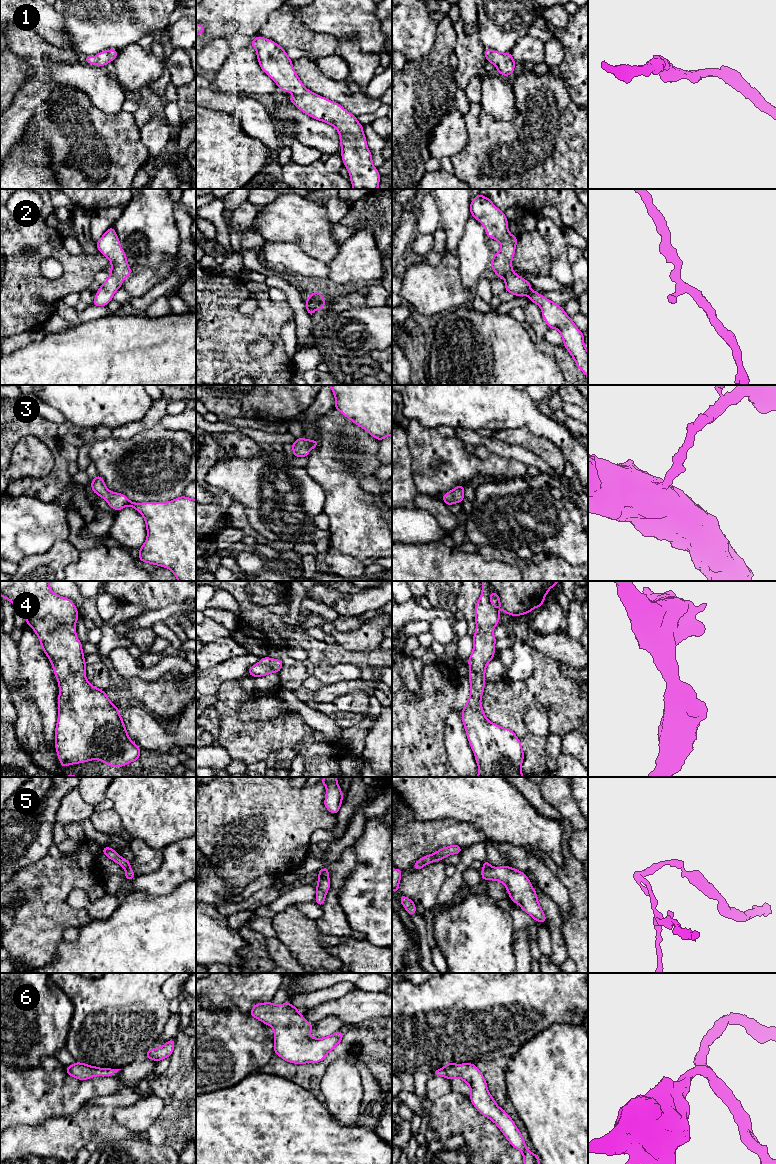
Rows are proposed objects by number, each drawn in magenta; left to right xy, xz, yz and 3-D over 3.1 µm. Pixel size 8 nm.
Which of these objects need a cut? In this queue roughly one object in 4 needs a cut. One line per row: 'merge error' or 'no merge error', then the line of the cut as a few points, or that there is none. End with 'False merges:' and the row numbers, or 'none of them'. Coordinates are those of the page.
1: no merge error; no cut
2: no merge error; no cut
3: no merge error; no cut
4: no merge error; no cut
5: merge error; cut in xy along (129, 867), (126, 869)
6: no merge error; no cut
False merges: 5

